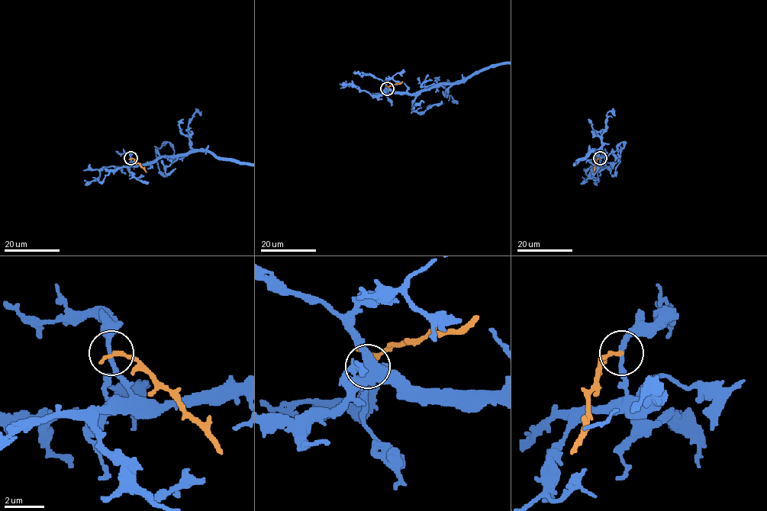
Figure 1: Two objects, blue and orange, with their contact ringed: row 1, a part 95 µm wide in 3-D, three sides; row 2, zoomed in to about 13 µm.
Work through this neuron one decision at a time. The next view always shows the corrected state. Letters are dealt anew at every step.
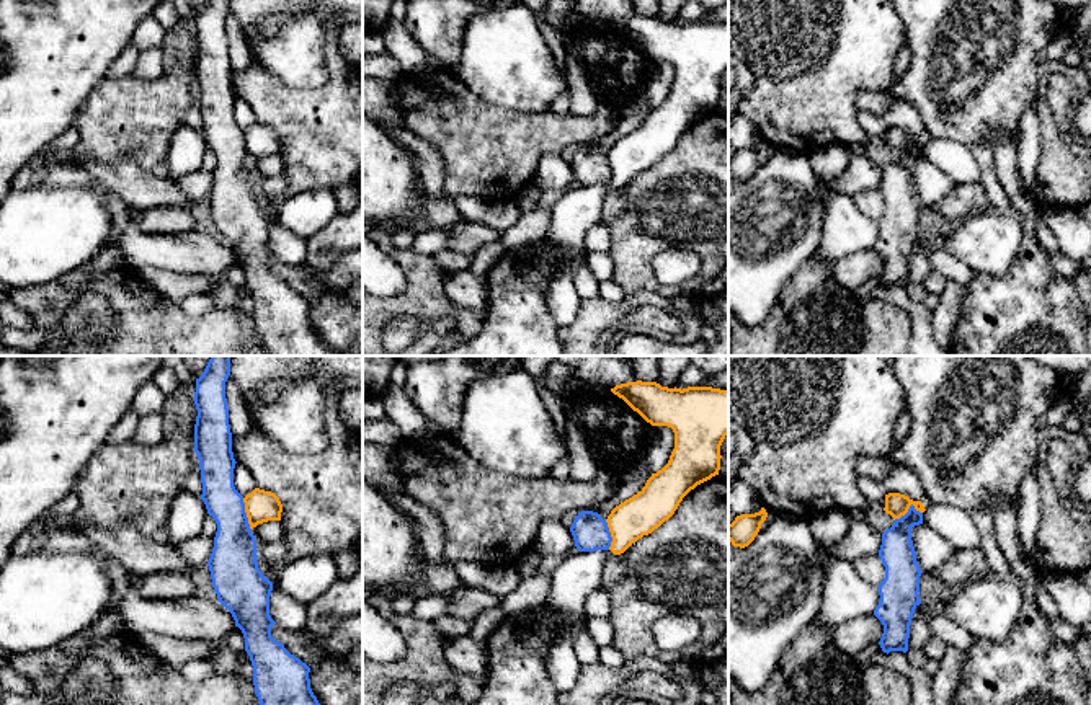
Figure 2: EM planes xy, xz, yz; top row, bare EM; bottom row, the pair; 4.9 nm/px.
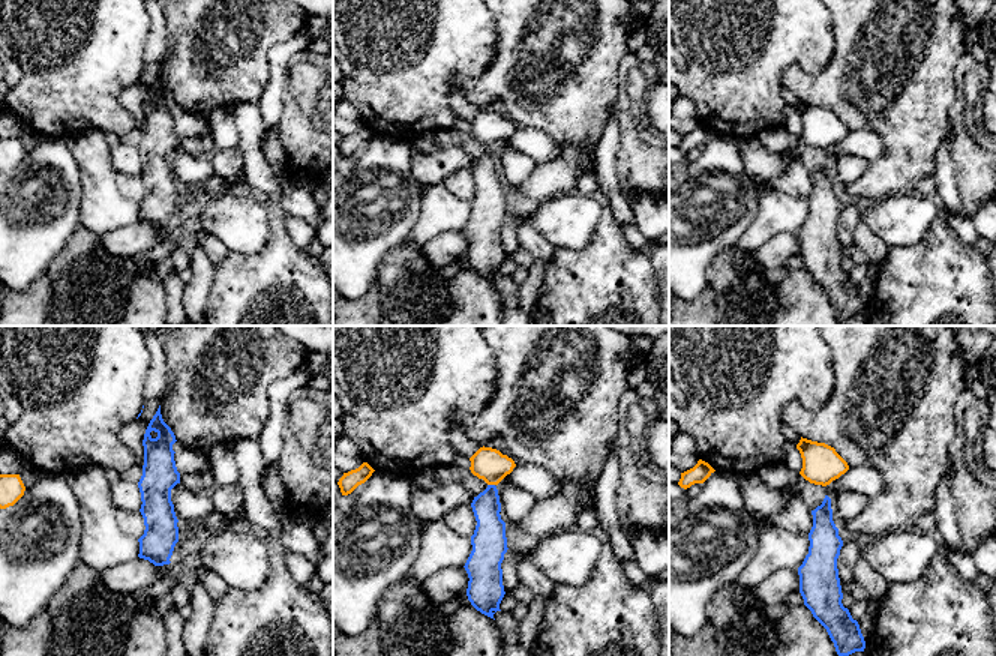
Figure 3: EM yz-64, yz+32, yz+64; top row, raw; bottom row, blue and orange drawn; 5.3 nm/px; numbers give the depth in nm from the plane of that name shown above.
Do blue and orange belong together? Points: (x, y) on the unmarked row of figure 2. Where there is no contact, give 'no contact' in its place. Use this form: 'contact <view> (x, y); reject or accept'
contact yz (908, 144); reject

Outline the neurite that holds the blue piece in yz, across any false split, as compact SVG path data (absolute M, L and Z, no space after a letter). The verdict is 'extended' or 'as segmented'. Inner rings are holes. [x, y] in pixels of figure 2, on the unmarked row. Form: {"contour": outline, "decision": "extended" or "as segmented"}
{"contour": "M911 139L908 147L882 168L879 191L885 212L879 219L880 235L874 250L882 256L879 276L884 287L908 286L910 259L920 235L921 202L911 175L911 163L923 158L923 147Z", "decision": "as segmented"}

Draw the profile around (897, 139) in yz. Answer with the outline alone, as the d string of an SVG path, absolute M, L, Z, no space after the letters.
M888 127L888 129L885 129L884 145L887 149L890 149L893 153L900 153L902 150L905 150L908 147L911 139L920 147L926 145L921 135L913 135L908 131L900 129L900 127Z

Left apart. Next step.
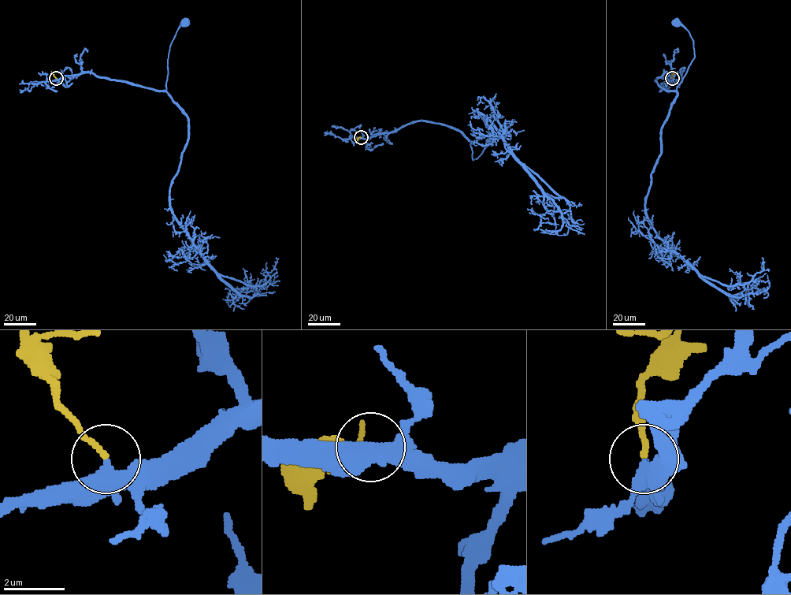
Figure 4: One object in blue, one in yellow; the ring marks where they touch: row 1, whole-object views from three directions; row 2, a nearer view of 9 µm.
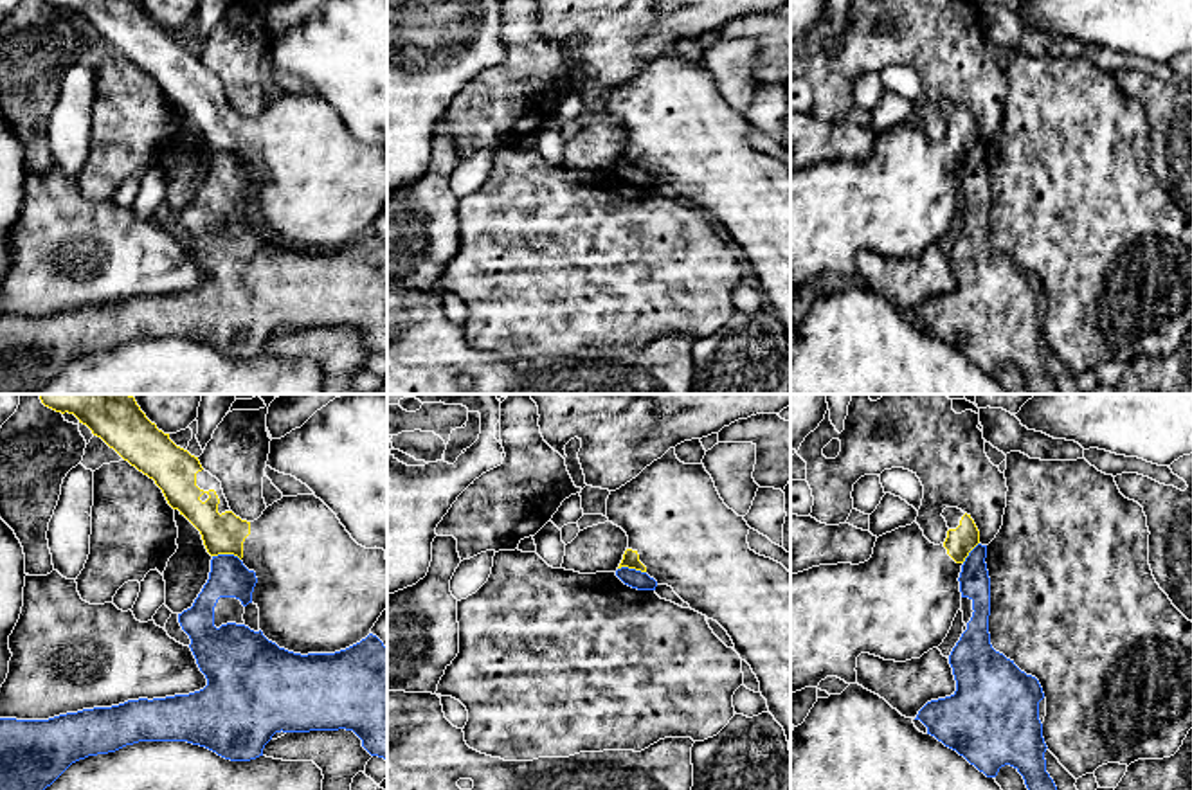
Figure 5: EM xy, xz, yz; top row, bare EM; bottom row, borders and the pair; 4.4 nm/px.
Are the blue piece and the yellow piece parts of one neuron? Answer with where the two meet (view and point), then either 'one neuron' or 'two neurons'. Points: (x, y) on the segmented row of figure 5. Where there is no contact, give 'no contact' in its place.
xy (227, 555) | two neurons

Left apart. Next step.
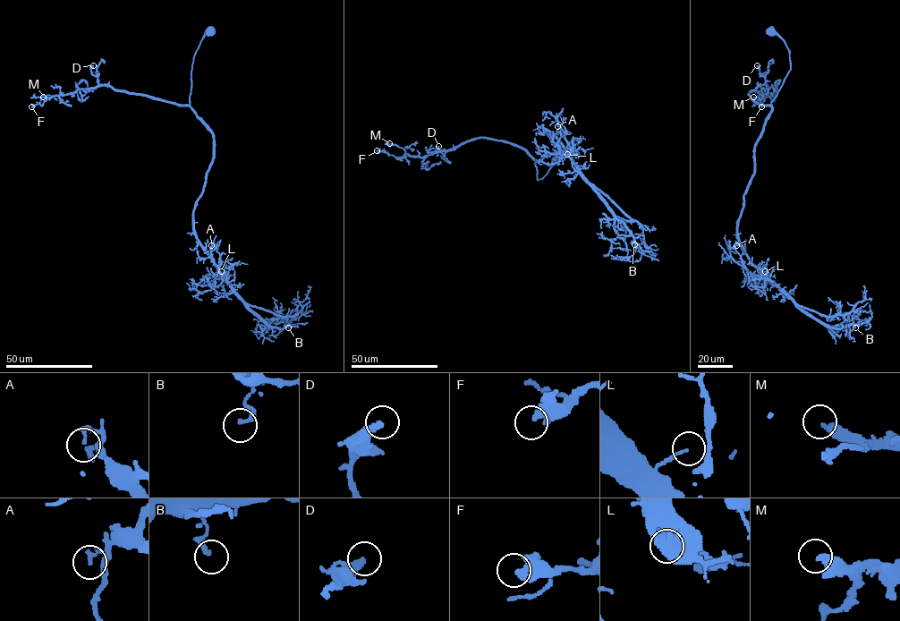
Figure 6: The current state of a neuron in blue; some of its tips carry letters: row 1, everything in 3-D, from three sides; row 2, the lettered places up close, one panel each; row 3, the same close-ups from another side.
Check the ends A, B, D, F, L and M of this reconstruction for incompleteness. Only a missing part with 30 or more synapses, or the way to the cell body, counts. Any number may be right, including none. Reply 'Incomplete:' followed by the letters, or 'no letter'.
Incomplete: D, M

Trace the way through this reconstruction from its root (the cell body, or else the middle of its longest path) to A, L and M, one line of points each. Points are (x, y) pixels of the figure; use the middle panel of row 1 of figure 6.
A: (556, 159), (538, 180), (535, 161), (559, 149), (559, 143), (539, 126), (570, 151), (565, 129), (557, 126)
L: (556, 159), (538, 180), (535, 161), (559, 149), (559, 143), (553, 143), (539, 126), (558, 140), (567, 154)
M: (556, 159), (538, 180), (535, 160), (523, 149), (499, 140), (474, 138), (422, 157), (389, 143)

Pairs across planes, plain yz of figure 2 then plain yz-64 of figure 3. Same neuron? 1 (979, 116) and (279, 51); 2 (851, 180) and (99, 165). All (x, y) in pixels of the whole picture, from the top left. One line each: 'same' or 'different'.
1: different
2: different

